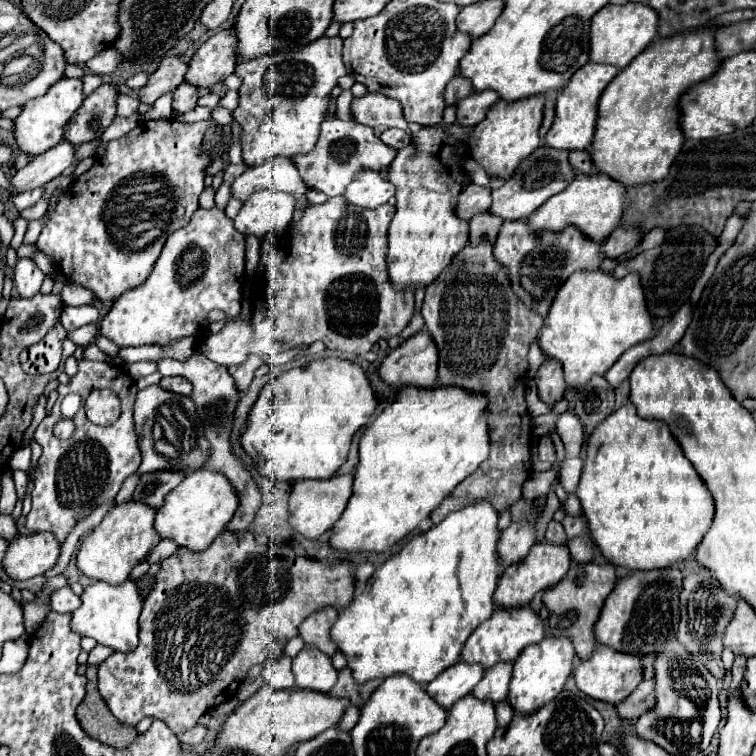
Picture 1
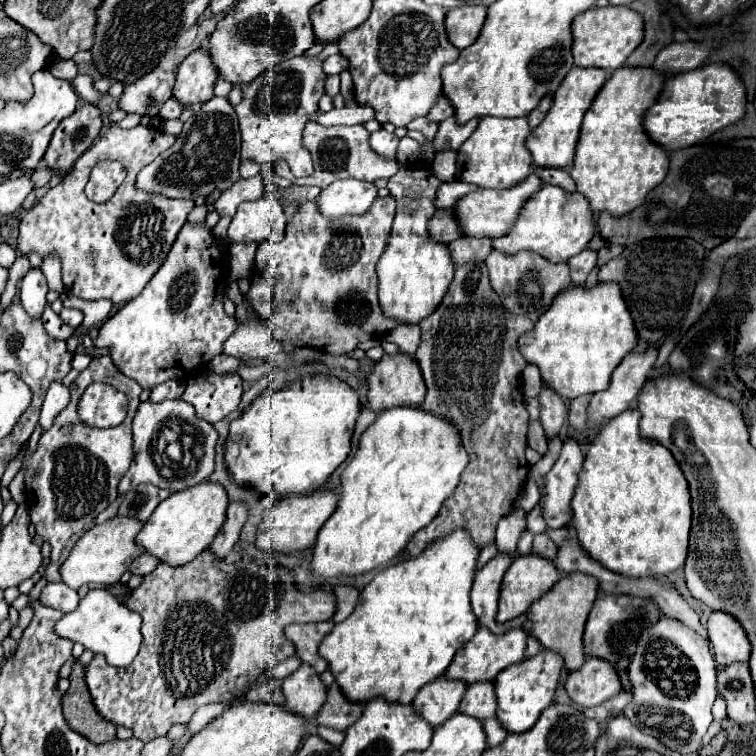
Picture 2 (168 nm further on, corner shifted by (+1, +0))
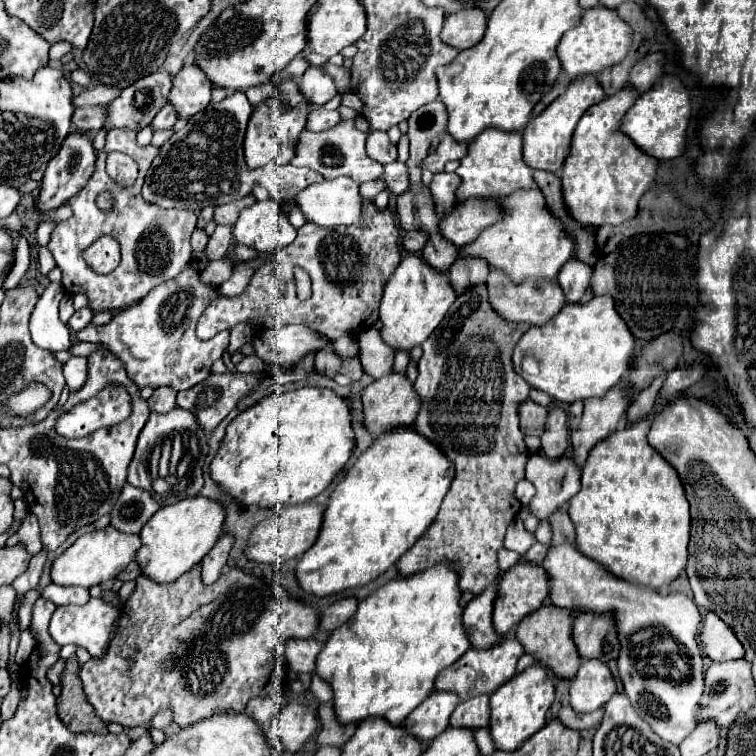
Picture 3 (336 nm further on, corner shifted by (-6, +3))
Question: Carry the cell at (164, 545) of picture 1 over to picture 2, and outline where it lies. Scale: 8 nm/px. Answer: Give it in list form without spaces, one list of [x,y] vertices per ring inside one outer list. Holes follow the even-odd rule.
[[[145,552],[145,554],[141,554],[139,558],[135,558],[133,562],[131,562],[131,566],[129,566],[129,570],[133,572],[133,574],[149,574],[155,566],[159,564],[159,558],[157,556],[153,556],[153,554],[149,554],[149,552]]]

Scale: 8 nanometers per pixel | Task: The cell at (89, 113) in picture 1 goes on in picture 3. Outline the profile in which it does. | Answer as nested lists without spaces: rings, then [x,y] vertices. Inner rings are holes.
[[[72,133],[66,137],[66,141],[62,143],[62,149],[58,151],[58,155],[48,163],[44,179],[42,179],[42,187],[40,187],[40,195],[34,201],[34,207],[38,213],[46,213],[46,211],[54,211],[58,207],[62,207],[72,195],[76,195],[86,181],[92,177],[94,171],[94,161],[96,161],[96,153],[92,149],[92,141],[88,139],[86,133]]]

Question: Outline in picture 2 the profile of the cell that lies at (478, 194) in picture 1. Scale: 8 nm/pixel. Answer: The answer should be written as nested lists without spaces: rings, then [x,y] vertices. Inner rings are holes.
[[[441,208],[435,212],[435,216],[429,220],[429,232],[433,240],[439,242],[453,242],[461,236],[461,226],[455,216],[455,208]]]

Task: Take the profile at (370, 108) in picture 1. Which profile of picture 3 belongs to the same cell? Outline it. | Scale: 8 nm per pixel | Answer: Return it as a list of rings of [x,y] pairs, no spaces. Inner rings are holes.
[[[316,107],[308,113],[308,121],[306,121],[306,129],[308,131],[324,131],[330,129],[332,125],[336,125],[340,121],[340,113],[338,111],[328,111],[324,107]]]

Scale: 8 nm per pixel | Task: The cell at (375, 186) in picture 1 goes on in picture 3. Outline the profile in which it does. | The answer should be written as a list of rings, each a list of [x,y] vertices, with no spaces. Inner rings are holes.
[[[350,177],[314,183],[302,189],[294,201],[306,221],[322,227],[352,225],[360,221],[362,213],[362,197],[358,193],[358,183]]]

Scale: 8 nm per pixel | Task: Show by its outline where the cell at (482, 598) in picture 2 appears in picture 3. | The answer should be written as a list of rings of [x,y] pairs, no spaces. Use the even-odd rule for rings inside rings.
[[[492,583],[482,595],[474,597],[462,613],[462,625],[470,637],[470,645],[476,649],[488,649],[490,645],[496,645],[498,641],[504,639],[492,627],[494,597],[496,597],[496,583]]]

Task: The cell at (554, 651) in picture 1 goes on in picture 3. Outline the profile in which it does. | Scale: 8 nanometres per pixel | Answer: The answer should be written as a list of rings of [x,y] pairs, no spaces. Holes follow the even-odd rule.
[[[534,663],[526,671],[514,675],[490,695],[490,735],[496,749],[516,751],[526,739],[546,725],[546,711],[554,701],[554,675]]]

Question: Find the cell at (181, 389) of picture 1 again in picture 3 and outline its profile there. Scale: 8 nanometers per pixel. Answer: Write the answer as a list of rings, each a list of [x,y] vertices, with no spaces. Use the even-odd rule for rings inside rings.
[[[158,387],[154,395],[148,399],[148,407],[150,411],[156,411],[156,413],[172,411],[176,407],[176,391],[170,387]]]

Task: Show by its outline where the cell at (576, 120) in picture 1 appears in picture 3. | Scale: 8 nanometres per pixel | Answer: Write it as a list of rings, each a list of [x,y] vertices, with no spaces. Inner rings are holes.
[[[582,75],[576,81],[572,81],[564,95],[556,97],[538,117],[534,117],[526,129],[522,131],[522,139],[524,139],[524,163],[532,169],[542,169],[542,171],[550,171],[550,173],[560,173],[564,159],[570,153],[570,141],[572,141],[572,133],[580,121],[580,117],[584,115],[584,111],[596,103],[600,103],[604,99],[604,91],[598,85],[594,75]]]

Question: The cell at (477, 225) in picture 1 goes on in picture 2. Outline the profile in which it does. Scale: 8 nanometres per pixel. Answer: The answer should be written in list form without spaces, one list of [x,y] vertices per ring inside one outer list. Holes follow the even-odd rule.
[[[461,236],[459,240],[449,244],[451,256],[457,264],[469,262],[469,260],[485,260],[487,254],[493,248],[493,238],[471,238],[471,236]]]

